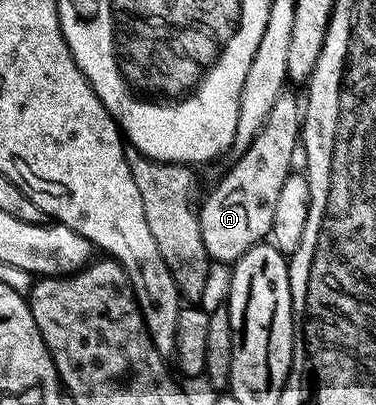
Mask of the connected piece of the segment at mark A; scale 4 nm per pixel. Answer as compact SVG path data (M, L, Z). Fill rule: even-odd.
M285 91L274 101L274 109L270 109L270 117L266 117L266 125L262 125L250 149L239 155L220 184L199 204L202 241L209 260L235 264L249 249L271 236L274 205L278 205L278 193L282 193L286 177L293 174L290 156L301 139L302 103Z

